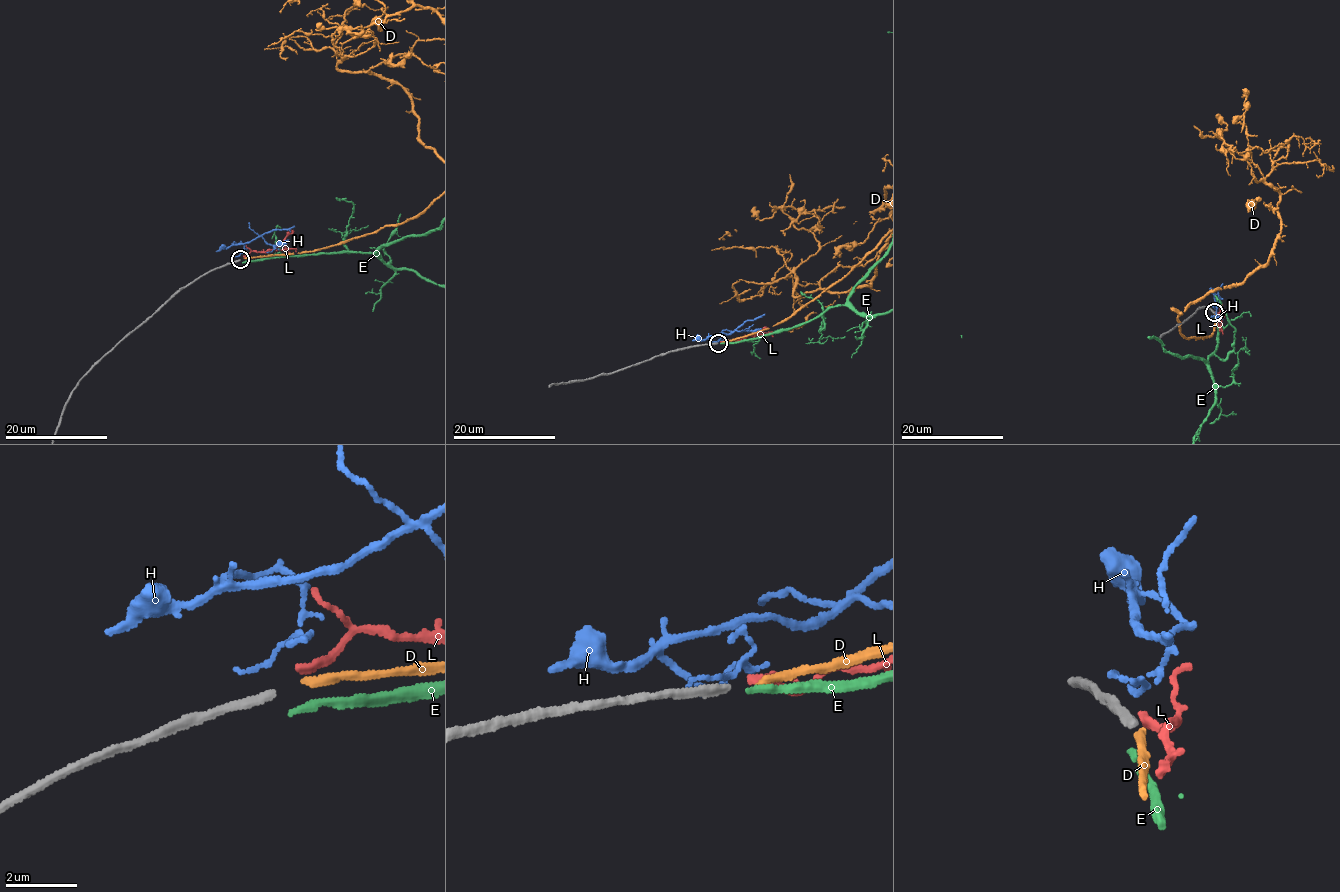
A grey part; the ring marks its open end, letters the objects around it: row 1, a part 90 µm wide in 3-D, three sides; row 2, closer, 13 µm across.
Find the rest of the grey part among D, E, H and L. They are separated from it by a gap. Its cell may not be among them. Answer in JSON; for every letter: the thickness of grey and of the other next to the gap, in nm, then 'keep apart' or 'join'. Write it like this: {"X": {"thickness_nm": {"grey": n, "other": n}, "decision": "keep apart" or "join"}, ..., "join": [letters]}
{"D": {"thickness_nm": {"grey": 220, "other": 200}, "decision": "join"}, "E": {"thickness_nm": {"grey": 220, "other": 190}, "decision": "keep apart"}, "H": {"thickness_nm": {"grey": 220, "other": 130}, "decision": "keep apart"}, "L": {"thickness_nm": {"grey": 220, "other": 220}, "decision": "keep apart"}, "join": ["D"]}

